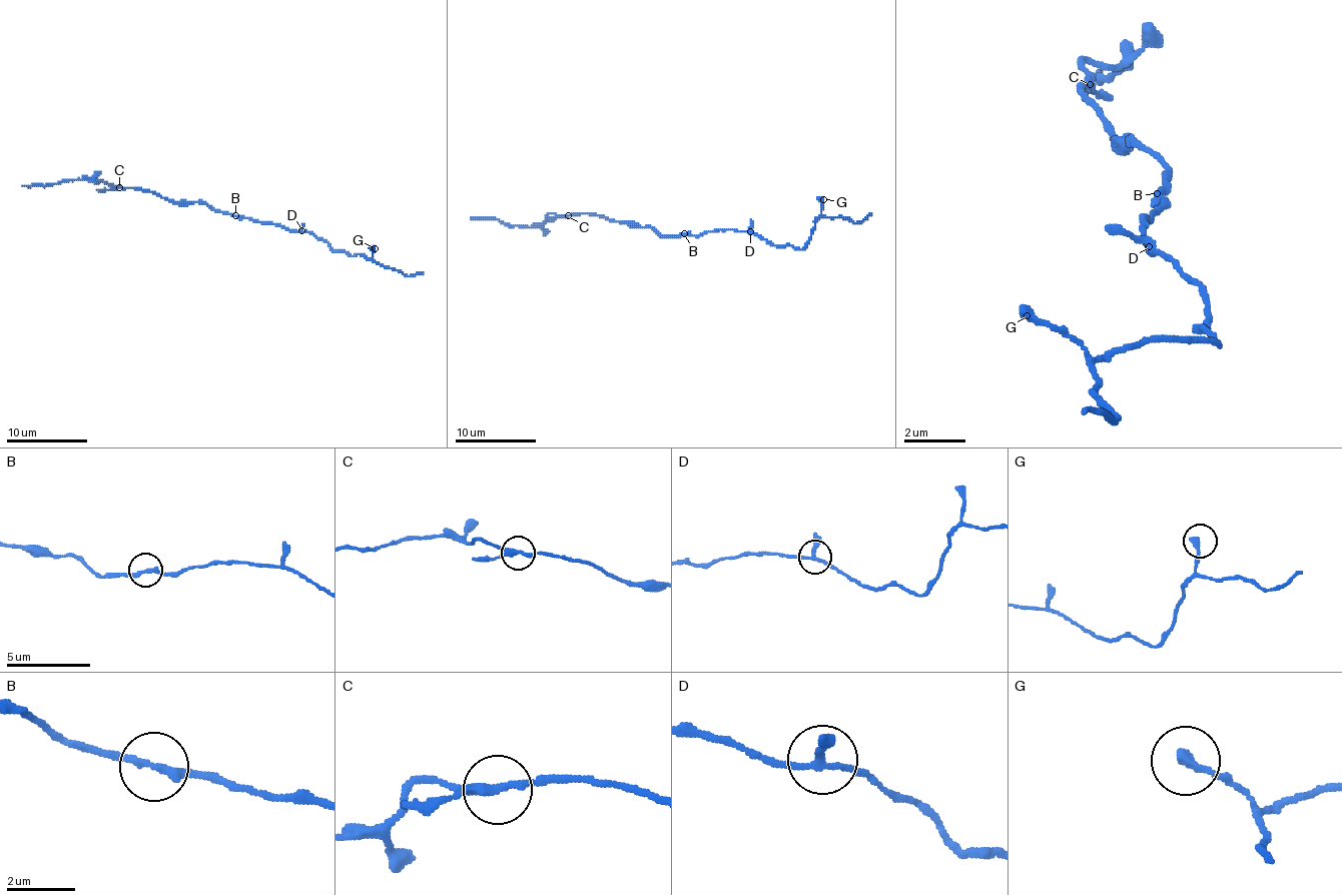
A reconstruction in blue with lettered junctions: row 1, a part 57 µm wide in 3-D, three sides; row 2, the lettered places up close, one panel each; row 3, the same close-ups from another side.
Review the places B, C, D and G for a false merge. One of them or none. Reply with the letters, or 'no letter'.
no letter

